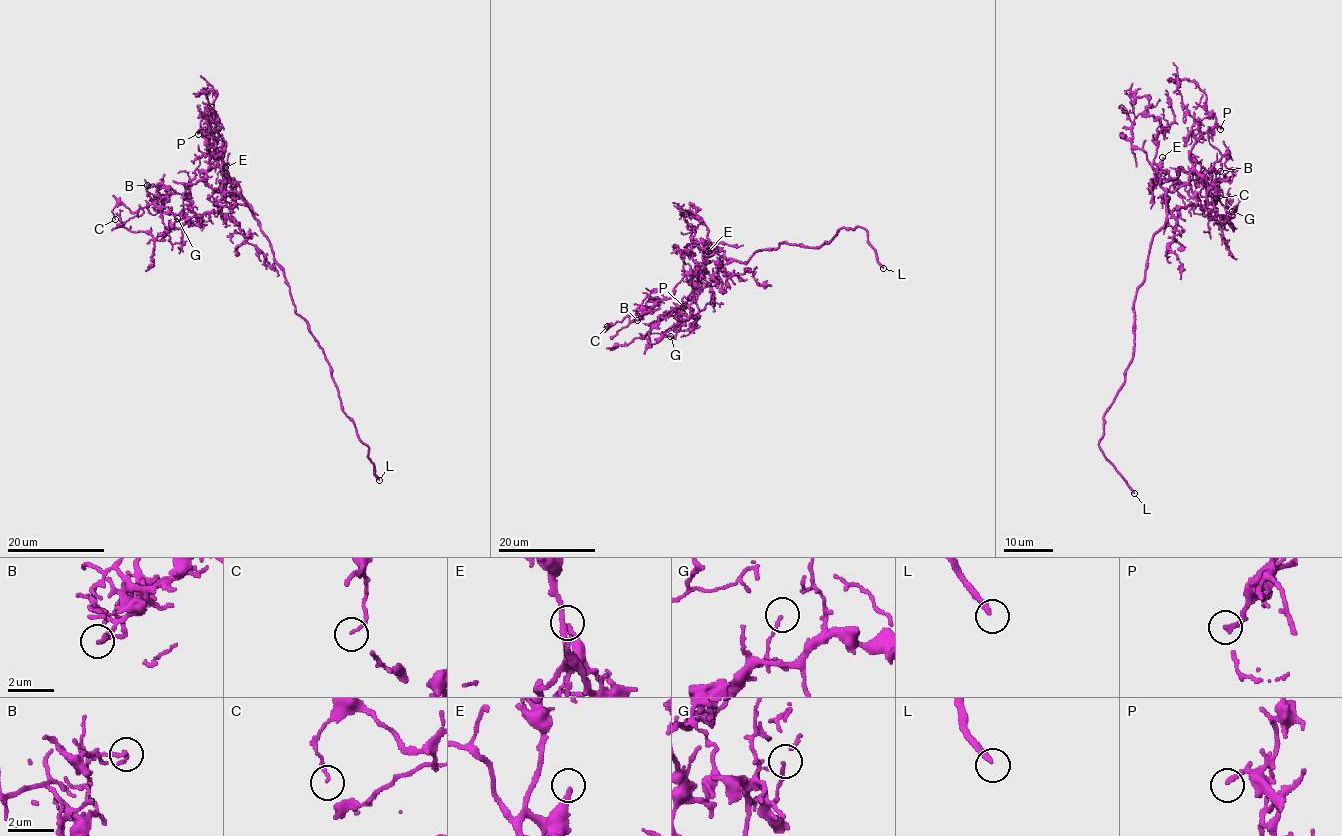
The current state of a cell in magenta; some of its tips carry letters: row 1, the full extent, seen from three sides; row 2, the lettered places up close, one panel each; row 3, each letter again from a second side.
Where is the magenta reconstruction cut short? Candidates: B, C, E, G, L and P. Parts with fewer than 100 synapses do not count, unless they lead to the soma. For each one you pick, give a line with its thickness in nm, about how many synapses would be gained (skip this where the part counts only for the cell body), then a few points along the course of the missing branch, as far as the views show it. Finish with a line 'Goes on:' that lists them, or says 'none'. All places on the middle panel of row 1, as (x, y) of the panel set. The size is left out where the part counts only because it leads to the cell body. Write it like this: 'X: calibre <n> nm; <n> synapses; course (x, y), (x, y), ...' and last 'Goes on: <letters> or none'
E: calibre 260 nm; 350 synapses; course (708, 251), (671, 298), (649, 306), (641, 315), (608, 325), (603, 330), (587, 317)
L: calibre 240 nm; course (883, 268), (895, 283), (894, 305), (890, 312), (901, 316), (916, 313), (927, 326)
P: calibre 220 nm; 200 synapses; course (683, 306), (676, 312), (664, 311), (660, 295), (631, 297), (628, 294), (632, 295)
Goes on: E, L, P

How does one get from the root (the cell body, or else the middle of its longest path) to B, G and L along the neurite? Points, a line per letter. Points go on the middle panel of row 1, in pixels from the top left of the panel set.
B: (766, 249), (744, 262), (715, 251), (699, 270), (685, 275), (670, 297), (648, 301), (637, 320)
G: (766, 249), (745, 262), (717, 264), (714, 278), (689, 305), (689, 314), (666, 333), (670, 336)
L: (766, 249), (785, 242), (814, 249), (829, 243), (842, 228), (859, 226), (867, 231), (868, 242), (883, 268)

